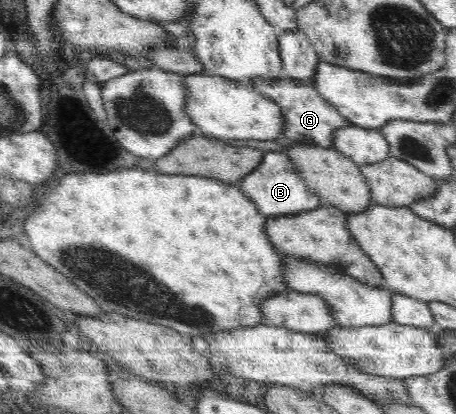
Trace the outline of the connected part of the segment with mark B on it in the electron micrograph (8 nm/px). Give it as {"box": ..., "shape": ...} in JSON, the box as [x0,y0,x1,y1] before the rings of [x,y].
{"box":[240,152,321,218],"shape":[[[264,152],[263,161],[257,165],[257,169],[251,175],[245,175],[240,180],[240,189],[243,194],[257,204],[259,213],[267,218],[276,216],[297,216],[297,213],[311,211],[321,207],[320,198],[313,194],[305,184],[301,174],[295,170],[295,164],[285,152]]]}

